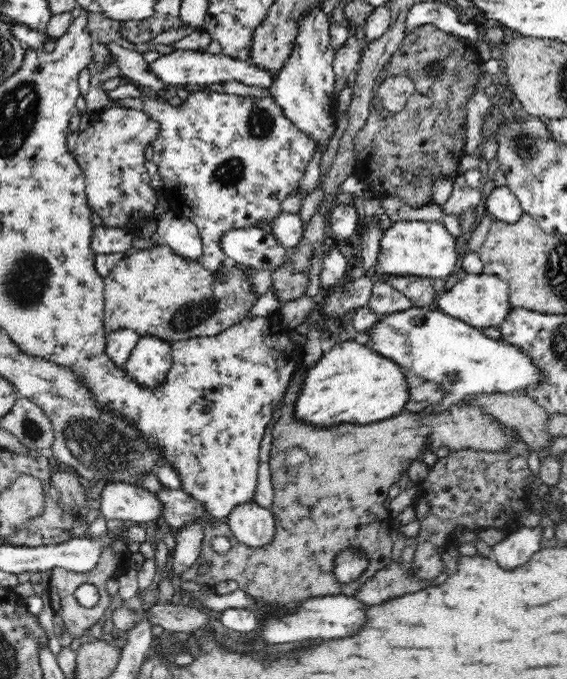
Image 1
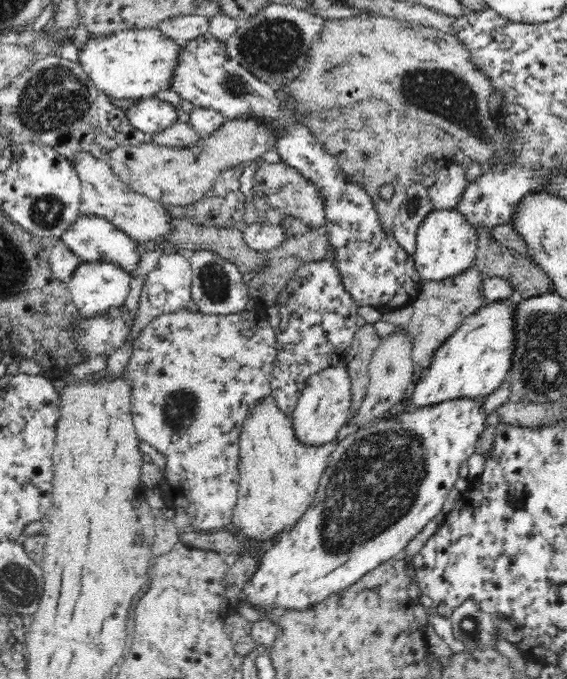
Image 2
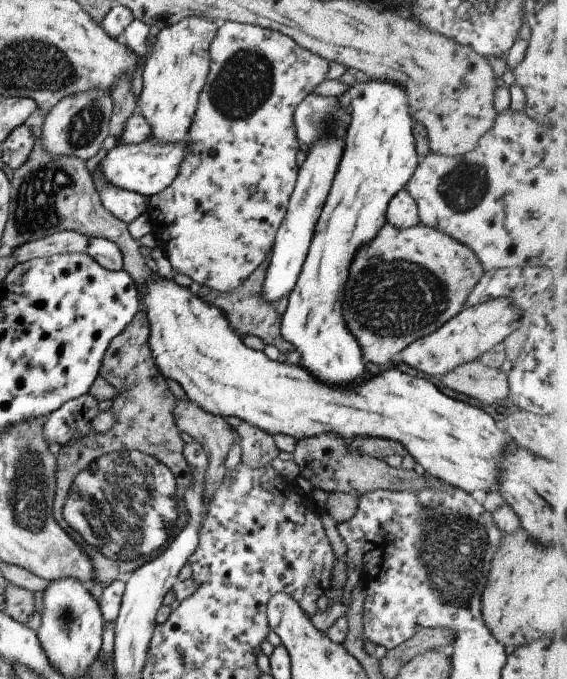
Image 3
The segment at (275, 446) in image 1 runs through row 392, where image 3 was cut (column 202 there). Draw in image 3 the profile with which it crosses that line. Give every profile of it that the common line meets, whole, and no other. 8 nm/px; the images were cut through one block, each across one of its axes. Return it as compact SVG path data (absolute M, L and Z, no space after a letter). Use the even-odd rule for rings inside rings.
M270 256L264 259L260 266L245 280L244 284L235 289L220 292L210 287L202 285L198 290L198 296L207 303L220 309L225 317L229 320L230 326L237 332L240 338L248 335L262 338L265 345L273 344L282 354L288 354L294 350L291 342L288 342L281 333L281 316L278 315L276 307L278 304L268 302L263 297L263 284L265 281L266 271L271 261Z

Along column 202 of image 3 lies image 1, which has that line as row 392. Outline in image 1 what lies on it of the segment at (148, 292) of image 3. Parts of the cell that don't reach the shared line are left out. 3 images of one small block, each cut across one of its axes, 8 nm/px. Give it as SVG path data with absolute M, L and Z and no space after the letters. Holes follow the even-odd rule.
M352 339L335 344L307 370L294 404L294 415L318 427L338 423L369 425L398 416L410 401L410 385L400 367Z

